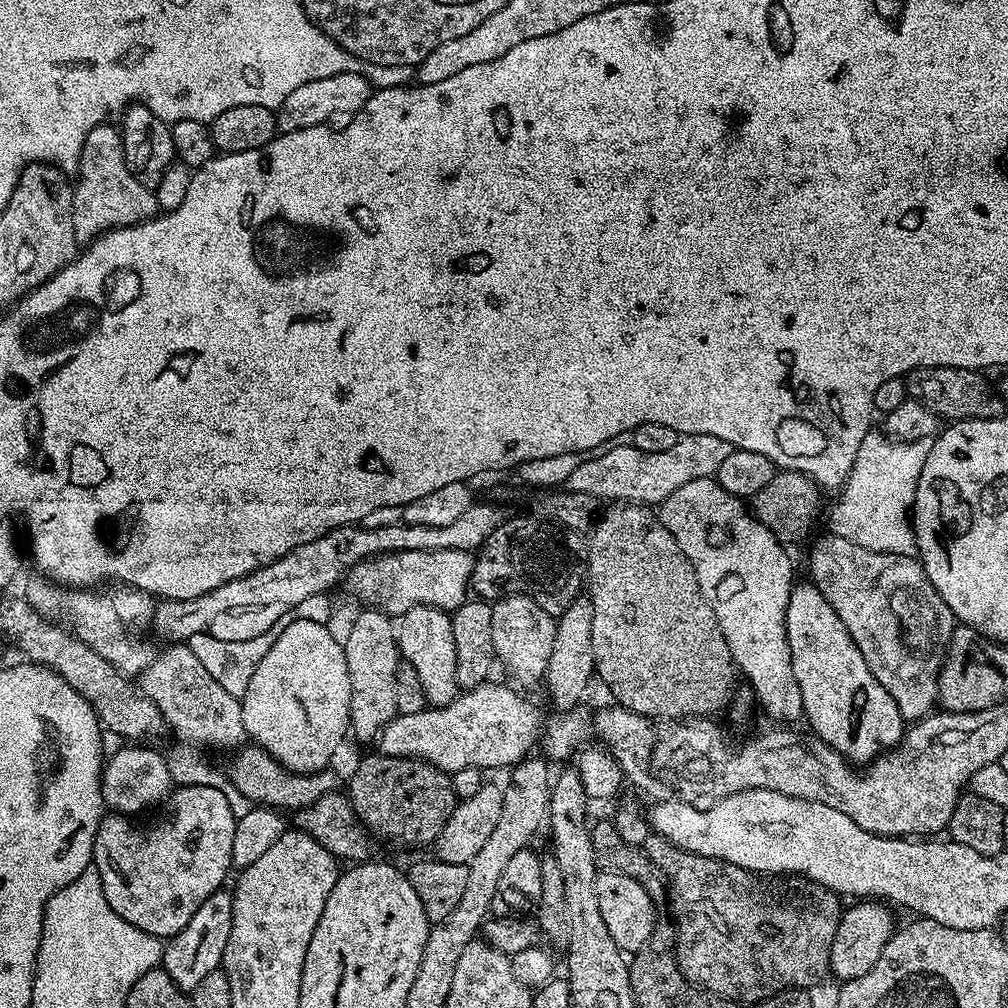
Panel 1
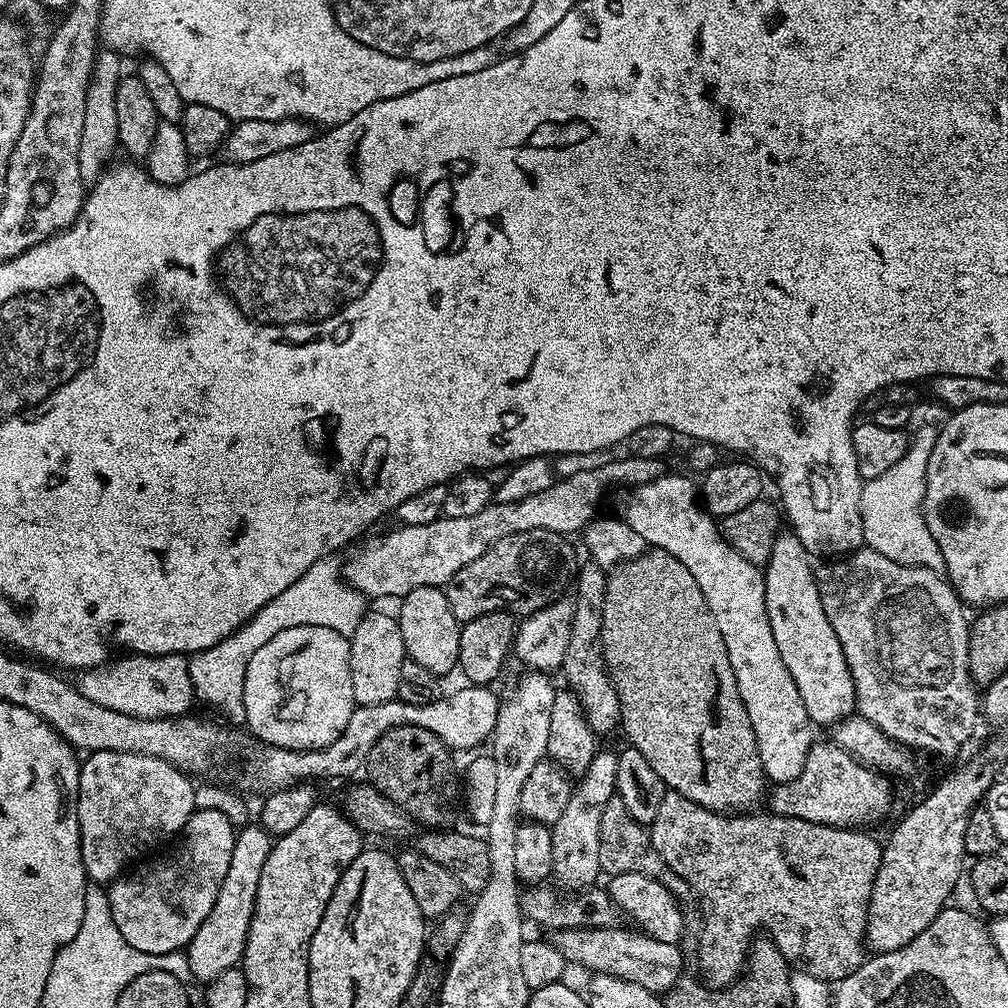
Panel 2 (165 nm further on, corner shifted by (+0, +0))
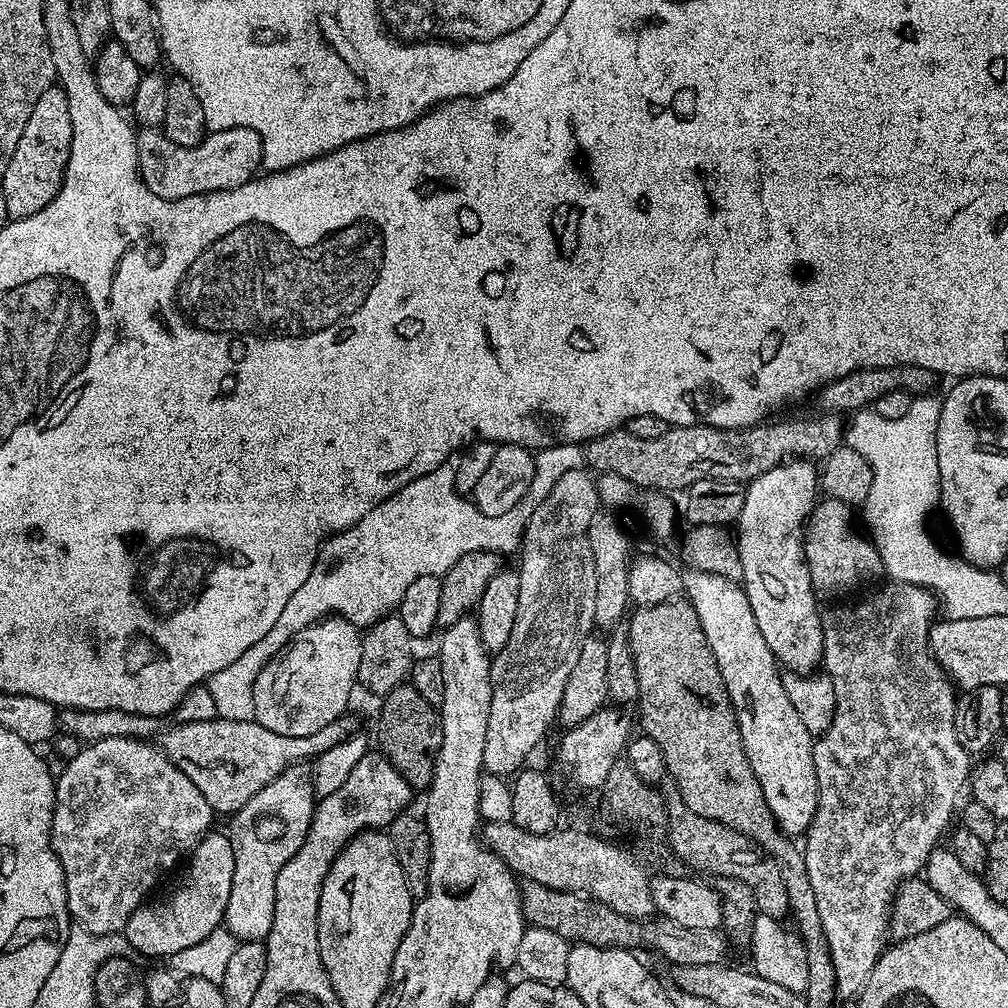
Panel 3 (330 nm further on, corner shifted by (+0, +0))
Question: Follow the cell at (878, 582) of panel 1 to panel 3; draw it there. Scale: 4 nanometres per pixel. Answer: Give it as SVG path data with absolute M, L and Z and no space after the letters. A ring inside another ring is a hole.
M888 582L885 588L878 589L873 596L868 596L857 604L848 604L845 608L832 608L820 617L824 639L822 668L830 678L830 682L834 682L836 709L832 725L812 745L814 774L818 778L818 806L816 817L803 837L802 851L806 870L810 874L810 886L814 886L814 902L818 902L818 918L822 918L822 930L830 946L830 958L834 962L836 975L836 990L841 1001L848 999L851 1001L859 996L866 986L880 953L886 947L884 936L886 940L889 935L888 917L897 887L905 880L915 877L928 861L932 849L941 843L940 835L944 831L945 833L949 831L948 822L952 818L952 811L956 808L956 799L959 798L963 788L965 791L970 780L970 763L968 764L970 754L964 749L962 742L958 742L958 734L954 734L954 710L958 692L946 673L940 669L940 664L932 656L932 648L928 645L928 635L937 619L936 612L938 616L938 601L928 589L917 584Z

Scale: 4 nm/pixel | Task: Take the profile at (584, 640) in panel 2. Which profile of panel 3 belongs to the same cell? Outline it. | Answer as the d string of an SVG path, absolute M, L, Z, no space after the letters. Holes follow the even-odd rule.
M601 510L594 514L594 518L590 518L588 527L590 554L594 554L594 574L598 578L598 586L594 592L594 618L597 629L615 629L625 619L629 611L628 604L630 605L632 600L628 577L628 566L634 556L632 540L624 533L624 528L616 516L619 515L615 511ZM624 611L626 611L625 616Z

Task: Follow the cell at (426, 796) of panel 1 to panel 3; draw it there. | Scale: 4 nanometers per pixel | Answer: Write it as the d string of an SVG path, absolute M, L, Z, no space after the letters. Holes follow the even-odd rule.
M410 682L399 684L393 692L383 697L382 704L384 709L376 724L376 736L380 739L379 751L392 763L394 770L406 778L410 787L414 790L427 789L432 782L432 766L442 746L444 733L439 707L426 702L426 698L422 698L422 694L418 694Z

